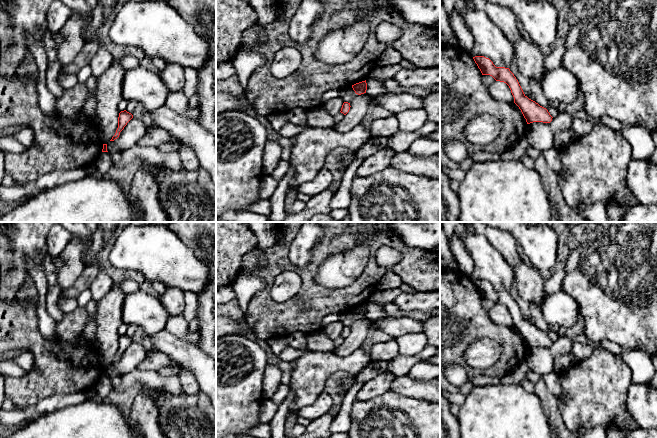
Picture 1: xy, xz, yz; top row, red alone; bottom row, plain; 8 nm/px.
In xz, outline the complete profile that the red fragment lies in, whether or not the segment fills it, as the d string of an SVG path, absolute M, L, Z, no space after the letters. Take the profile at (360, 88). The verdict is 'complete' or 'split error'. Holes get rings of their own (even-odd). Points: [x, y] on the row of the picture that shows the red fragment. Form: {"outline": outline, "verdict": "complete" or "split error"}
{"outline": "M366 80L352 85L353 90L356 94L361 95L366 93L367 83Z", "verdict": "complete"}

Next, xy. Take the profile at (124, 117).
{"outline": "M126 110L121 111L118 117L118 128L116 130L115 135L112 137L110 141L114 141L120 135L120 132L124 129L127 123L133 118L133 115Z", "verdict": "complete"}

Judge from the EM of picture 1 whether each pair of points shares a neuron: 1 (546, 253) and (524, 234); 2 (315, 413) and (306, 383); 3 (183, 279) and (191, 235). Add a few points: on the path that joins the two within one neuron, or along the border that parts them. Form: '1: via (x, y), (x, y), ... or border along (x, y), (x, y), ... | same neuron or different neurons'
1: via (541, 248), (529, 237) | same neuron
2: border along (323, 391), (312, 403), (301, 407), (297, 411) | different neurons
3: border along (173, 232), (205, 264) | different neurons

